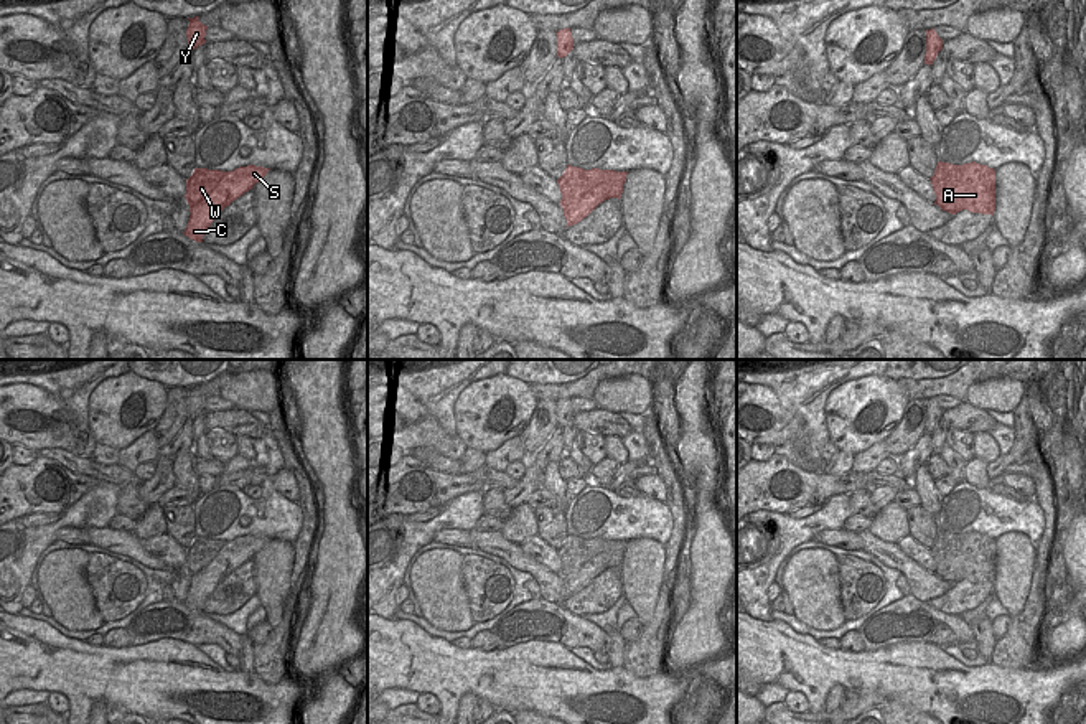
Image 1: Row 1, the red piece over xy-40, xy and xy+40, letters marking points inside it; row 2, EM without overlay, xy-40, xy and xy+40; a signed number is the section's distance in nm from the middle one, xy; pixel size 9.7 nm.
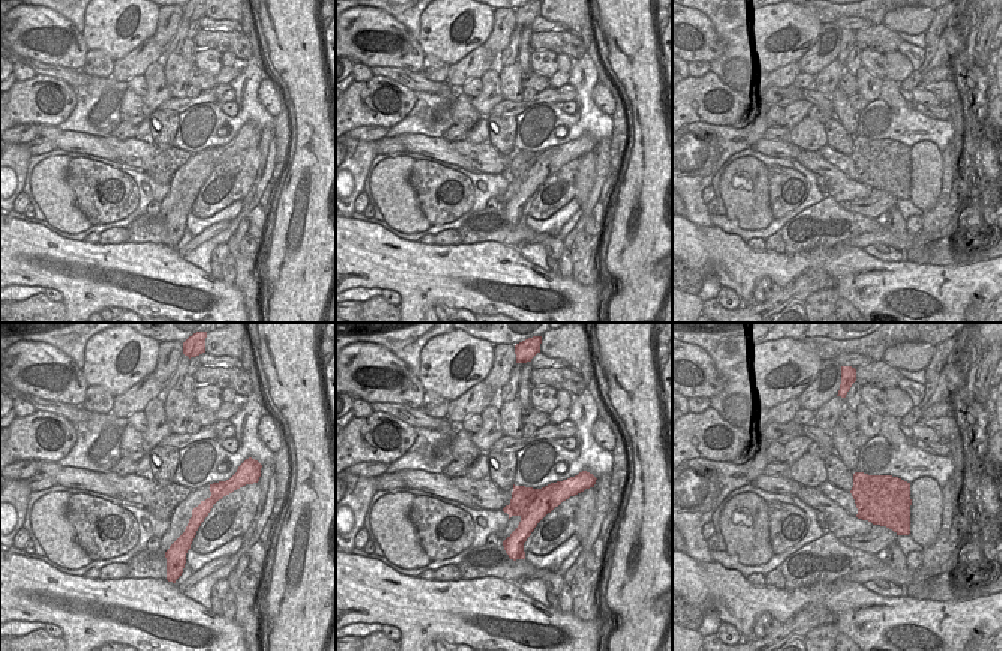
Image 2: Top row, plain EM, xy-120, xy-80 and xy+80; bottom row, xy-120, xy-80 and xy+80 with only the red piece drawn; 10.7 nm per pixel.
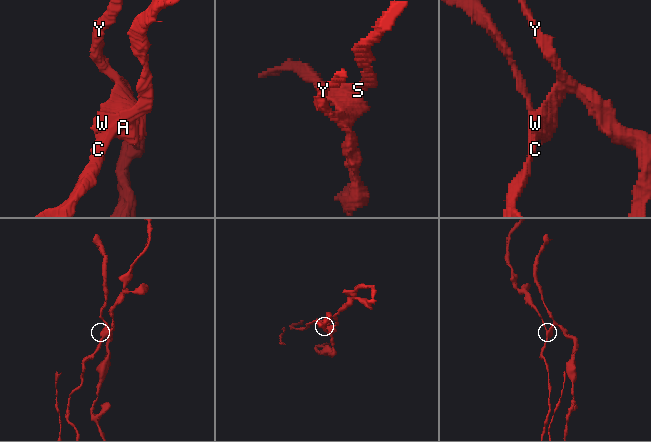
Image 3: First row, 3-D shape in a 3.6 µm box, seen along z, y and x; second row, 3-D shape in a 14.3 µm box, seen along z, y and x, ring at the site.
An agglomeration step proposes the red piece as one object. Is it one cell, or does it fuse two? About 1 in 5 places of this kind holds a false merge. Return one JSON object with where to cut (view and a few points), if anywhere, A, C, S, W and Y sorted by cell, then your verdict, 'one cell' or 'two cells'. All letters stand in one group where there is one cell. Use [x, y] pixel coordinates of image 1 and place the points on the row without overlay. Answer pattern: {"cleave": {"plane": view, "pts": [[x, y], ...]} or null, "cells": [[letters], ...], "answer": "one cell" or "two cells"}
{"cleave": {"plane": "xy", "pts": [[613, 540], [577, 571], [562, 576]]}, "cells": [["A", "W", "Y"], ["C", "S"]], "answer": "two cells"}

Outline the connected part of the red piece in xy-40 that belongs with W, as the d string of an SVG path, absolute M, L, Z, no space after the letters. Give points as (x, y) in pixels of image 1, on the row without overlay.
M194 538L193 544L186 549L186 571L190 576L206 569L219 554L227 541Z

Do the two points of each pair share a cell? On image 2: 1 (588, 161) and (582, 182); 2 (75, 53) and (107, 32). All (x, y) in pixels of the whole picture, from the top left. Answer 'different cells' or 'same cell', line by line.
1: same cell
2: different cells

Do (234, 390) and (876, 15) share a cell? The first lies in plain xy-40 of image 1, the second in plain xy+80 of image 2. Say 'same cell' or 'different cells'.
different cells

